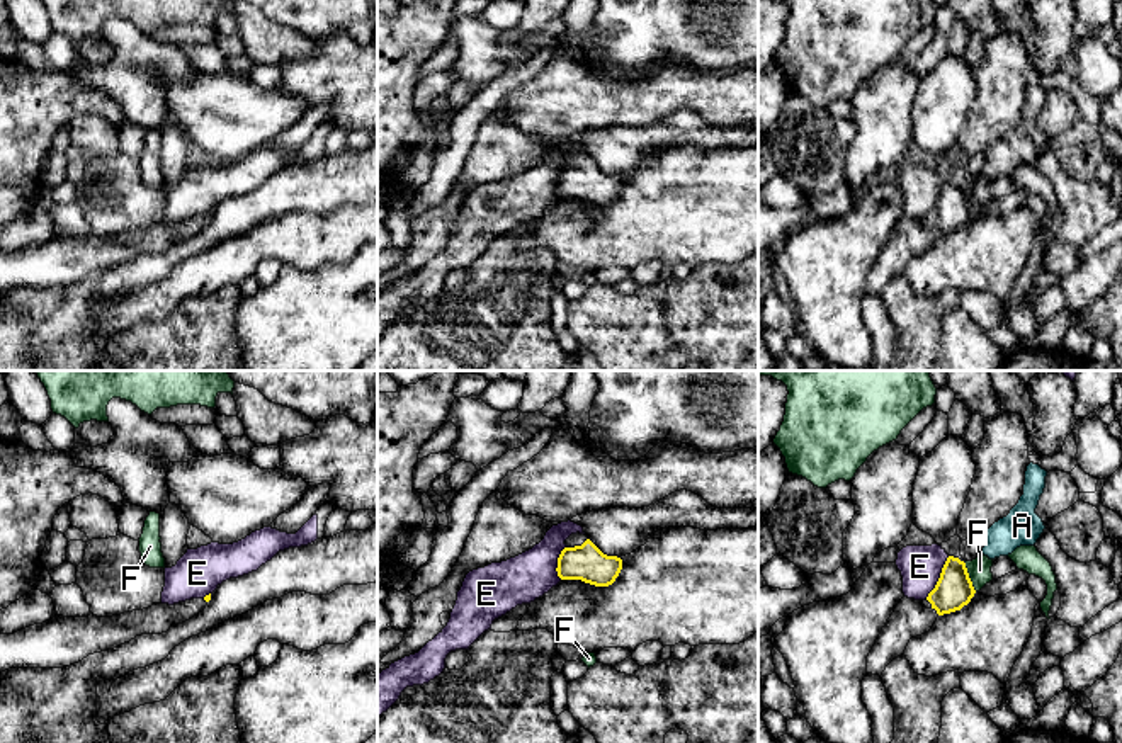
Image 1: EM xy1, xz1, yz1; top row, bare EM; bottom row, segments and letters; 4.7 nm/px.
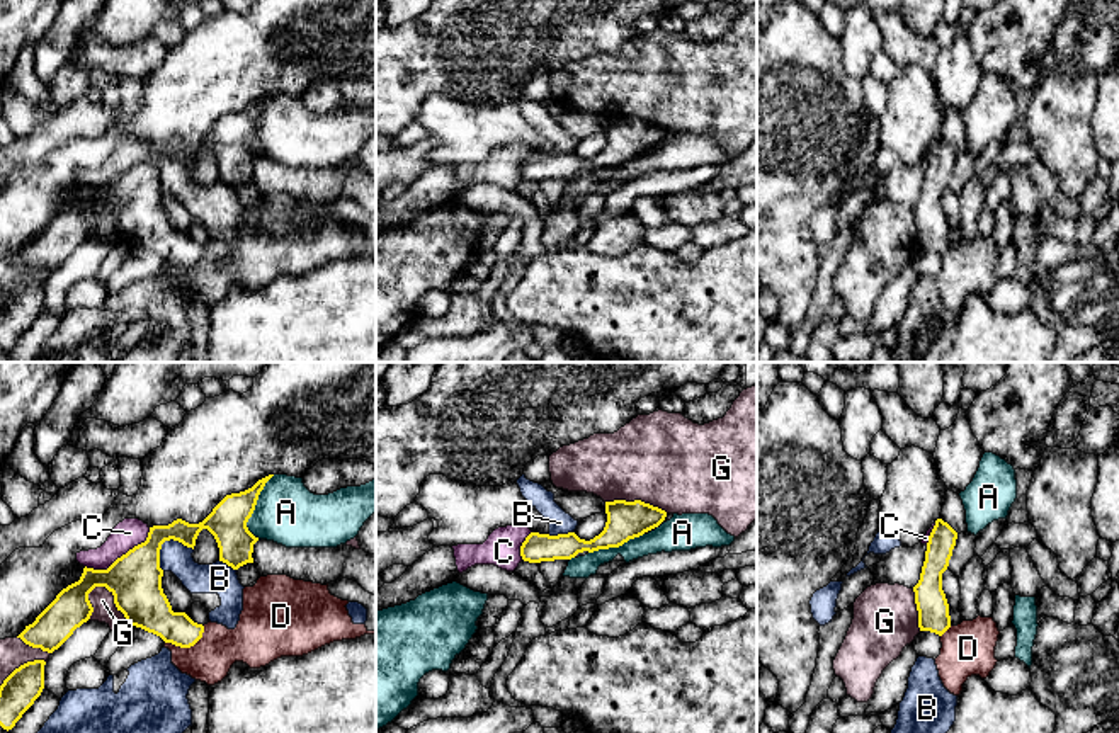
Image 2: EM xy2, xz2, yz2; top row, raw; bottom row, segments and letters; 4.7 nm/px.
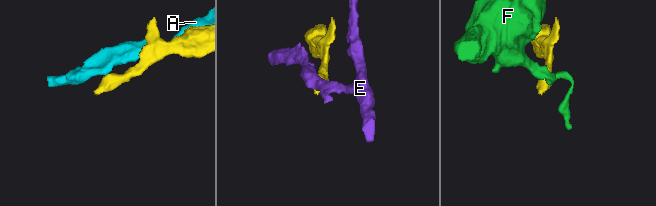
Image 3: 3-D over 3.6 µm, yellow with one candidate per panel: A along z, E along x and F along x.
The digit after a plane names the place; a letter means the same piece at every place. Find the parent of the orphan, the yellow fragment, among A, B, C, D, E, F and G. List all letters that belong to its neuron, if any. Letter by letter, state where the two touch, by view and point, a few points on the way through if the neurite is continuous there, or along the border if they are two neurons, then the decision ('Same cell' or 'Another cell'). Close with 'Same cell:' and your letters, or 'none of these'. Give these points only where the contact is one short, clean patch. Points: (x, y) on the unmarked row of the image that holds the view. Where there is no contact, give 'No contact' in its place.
A: Touches yellow at xy2 (254, 126). Another cell
B: Touches yellow at xy2 (165, 159). Another cell
C: Touches yellow at xy2 (123, 174). Another cell
D: Touches yellow at xy2 (187, 266). Another cell
E: Touches yellow at yz1 (940, 196). Another cell
F: Touches yellow at yz1 (968, 196). Boundary: yz1 (964, 182), (971, 204), (976, 209). Another cell
G: Touches yellow at xy2 (113, 213). Another cell
Same cell: none of these

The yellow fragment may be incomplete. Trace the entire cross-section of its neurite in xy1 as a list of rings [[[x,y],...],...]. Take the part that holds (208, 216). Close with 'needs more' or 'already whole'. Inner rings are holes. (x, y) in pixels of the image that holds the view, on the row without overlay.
[[[211,219],[156,223],[112,236],[63,236],[0,253],[0,292],[8,287],[63,287],[88,274],[114,269],[141,253],[162,253],[202,231]]] | needs more

